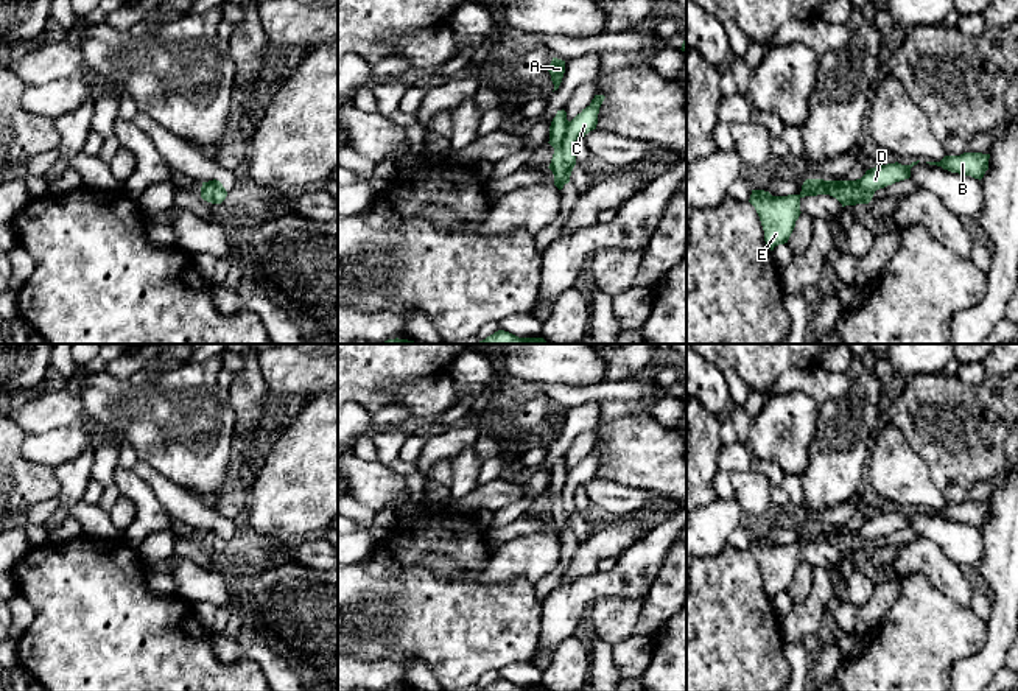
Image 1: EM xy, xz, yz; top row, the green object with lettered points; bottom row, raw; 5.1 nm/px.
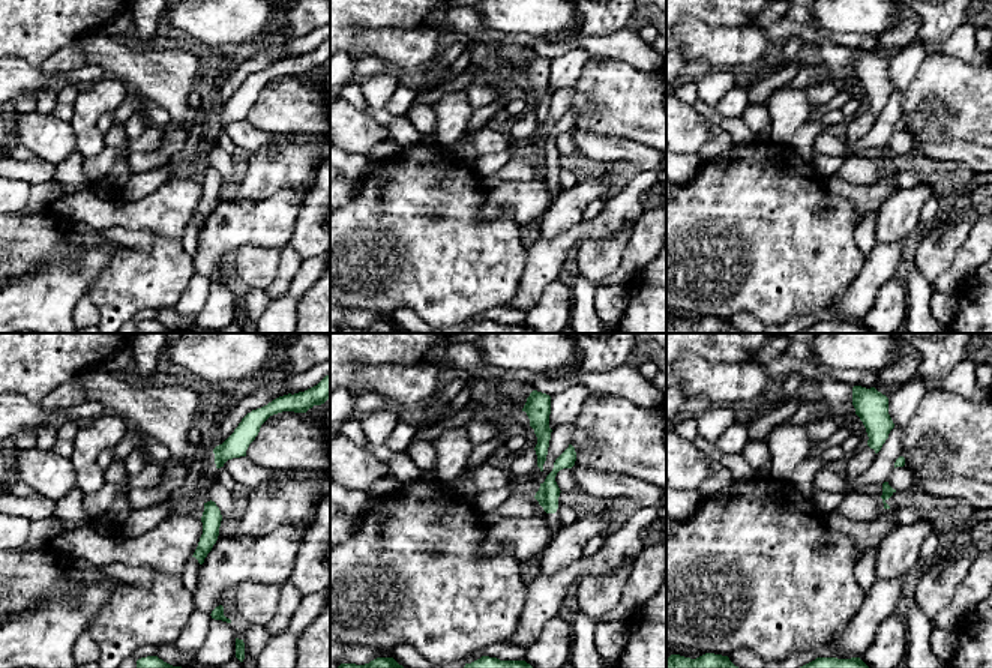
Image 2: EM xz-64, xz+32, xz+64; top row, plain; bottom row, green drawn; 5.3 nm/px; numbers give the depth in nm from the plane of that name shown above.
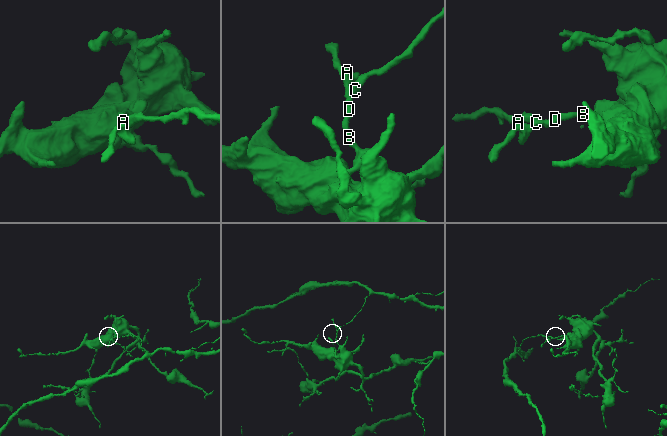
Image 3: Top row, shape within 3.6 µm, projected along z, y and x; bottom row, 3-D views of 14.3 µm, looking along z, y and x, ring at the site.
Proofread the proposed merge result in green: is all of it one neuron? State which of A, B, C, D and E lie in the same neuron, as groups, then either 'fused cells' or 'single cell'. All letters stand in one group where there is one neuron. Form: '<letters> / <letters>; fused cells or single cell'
A B D E / C; fused cells

